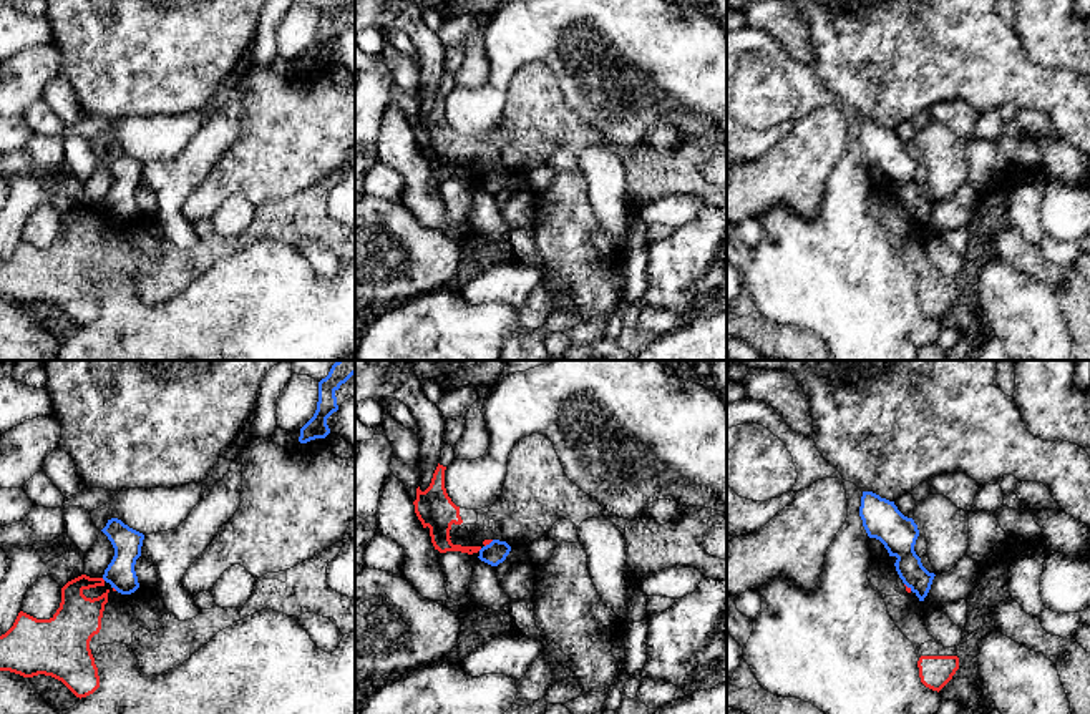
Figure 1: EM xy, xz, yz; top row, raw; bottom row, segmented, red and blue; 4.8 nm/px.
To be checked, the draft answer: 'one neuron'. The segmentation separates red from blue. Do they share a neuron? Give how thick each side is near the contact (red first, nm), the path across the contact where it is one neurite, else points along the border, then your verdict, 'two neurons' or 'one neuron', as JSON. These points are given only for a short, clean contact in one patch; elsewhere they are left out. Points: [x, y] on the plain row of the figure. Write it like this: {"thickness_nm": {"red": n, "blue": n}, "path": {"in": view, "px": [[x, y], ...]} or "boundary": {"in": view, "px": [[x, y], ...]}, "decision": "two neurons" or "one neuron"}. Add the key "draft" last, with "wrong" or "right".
{"thickness_nm": {"red": 30, "blue": 110}, "boundary": {"in": "xz", "px": [[493, 168], [485, 175]]}, "decision": "two neurons", "draft": "wrong"}

